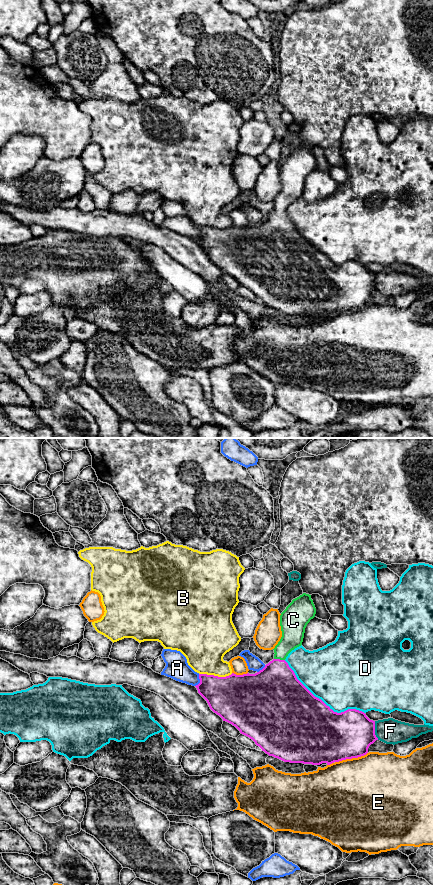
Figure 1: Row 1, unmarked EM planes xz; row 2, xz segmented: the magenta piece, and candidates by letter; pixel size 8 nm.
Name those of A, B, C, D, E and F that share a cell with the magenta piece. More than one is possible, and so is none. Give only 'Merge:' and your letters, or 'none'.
Merge: C

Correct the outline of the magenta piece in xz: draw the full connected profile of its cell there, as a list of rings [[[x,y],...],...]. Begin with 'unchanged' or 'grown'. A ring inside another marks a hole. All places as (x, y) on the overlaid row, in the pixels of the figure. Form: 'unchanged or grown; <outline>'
grown; [[[303,593],[293,599],[280,615],[282,637],[273,649],[274,659],[262,670],[255,674],[236,675],[232,673],[226,677],[199,674],[200,683],[195,687],[214,713],[219,715],[223,721],[235,726],[241,734],[252,739],[269,756],[290,763],[330,765],[334,762],[366,755],[369,746],[378,738],[375,735],[375,721],[370,720],[364,712],[356,709],[348,709],[341,713],[334,712],[297,679],[294,671],[285,661],[292,650],[302,645],[305,628],[315,614],[316,608],[311,595]]]

